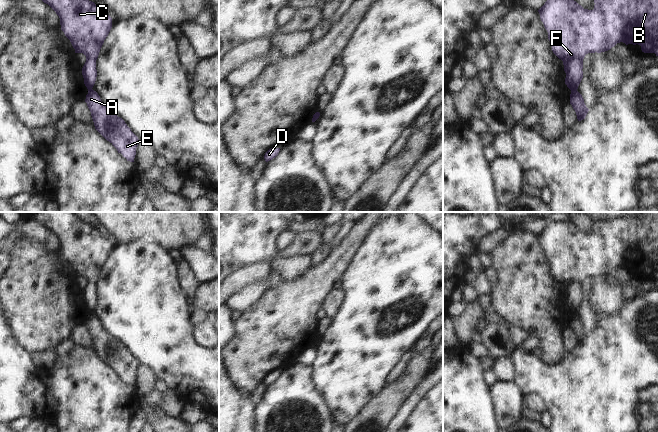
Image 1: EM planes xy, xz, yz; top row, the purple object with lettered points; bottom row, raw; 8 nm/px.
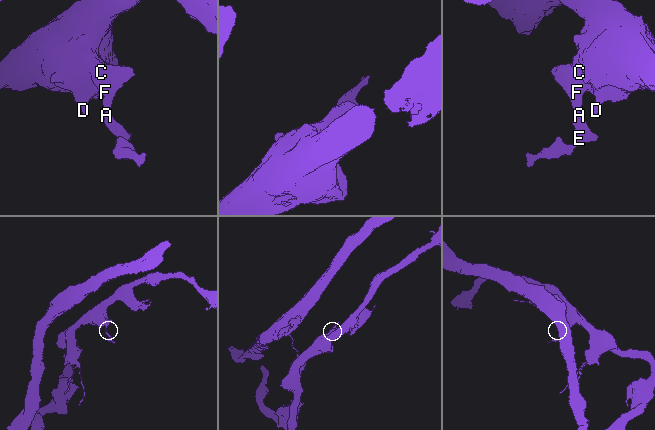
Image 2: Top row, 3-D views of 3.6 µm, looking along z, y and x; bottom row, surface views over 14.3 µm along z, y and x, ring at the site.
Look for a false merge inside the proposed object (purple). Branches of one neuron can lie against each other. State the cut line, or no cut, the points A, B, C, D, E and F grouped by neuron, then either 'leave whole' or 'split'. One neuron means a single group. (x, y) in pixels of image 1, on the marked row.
yz (576, 89), (571, 90) | A E / B C D F | split

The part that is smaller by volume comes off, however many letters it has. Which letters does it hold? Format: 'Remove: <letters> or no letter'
Remove: A, E.

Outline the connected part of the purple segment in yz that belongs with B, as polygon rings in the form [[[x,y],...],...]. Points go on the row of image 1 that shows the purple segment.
[[[547,0],[538,10],[548,32],[553,53],[563,61],[565,84],[578,89],[583,78],[583,59],[588,53],[610,50],[617,43],[640,45],[644,53],[658,56],[658,0],[594,0],[594,9],[584,9],[574,0]]]

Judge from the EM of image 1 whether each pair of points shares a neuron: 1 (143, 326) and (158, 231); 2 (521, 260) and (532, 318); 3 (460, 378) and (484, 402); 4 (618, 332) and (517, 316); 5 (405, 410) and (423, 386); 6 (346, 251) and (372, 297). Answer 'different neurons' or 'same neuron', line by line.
1: different neurons
2: same neuron
3: same neuron
4: different neurons
5: same neuron
6: different neurons

